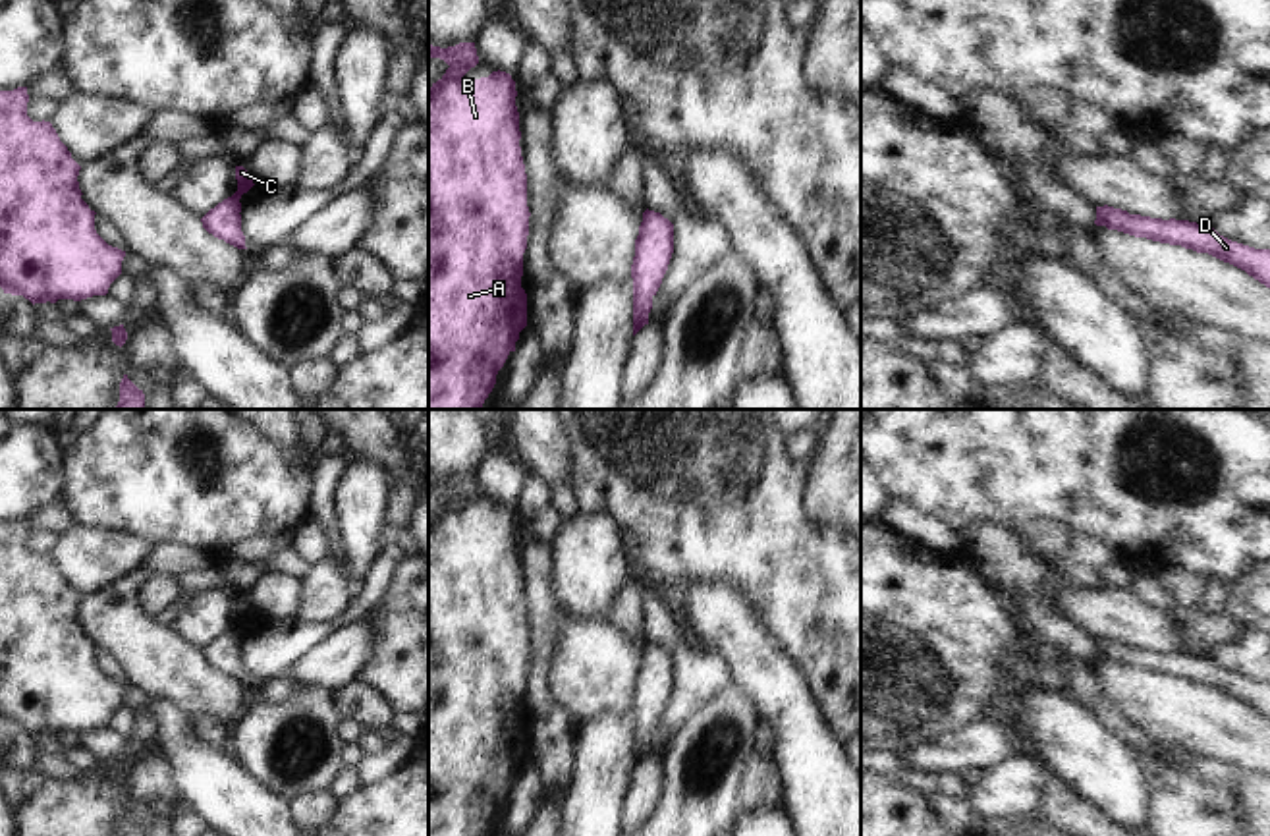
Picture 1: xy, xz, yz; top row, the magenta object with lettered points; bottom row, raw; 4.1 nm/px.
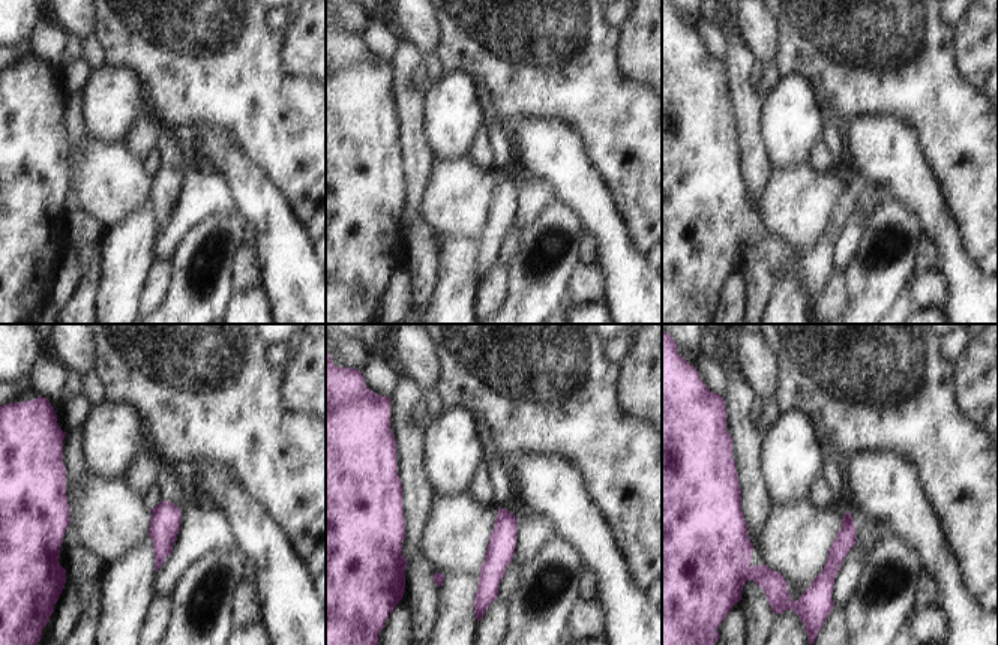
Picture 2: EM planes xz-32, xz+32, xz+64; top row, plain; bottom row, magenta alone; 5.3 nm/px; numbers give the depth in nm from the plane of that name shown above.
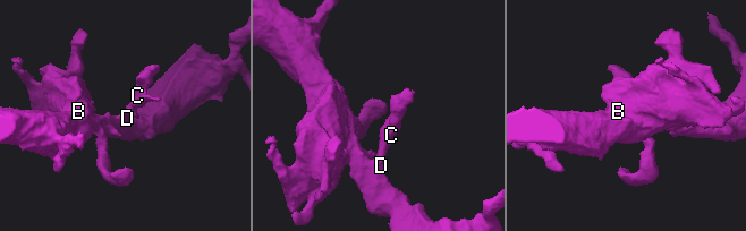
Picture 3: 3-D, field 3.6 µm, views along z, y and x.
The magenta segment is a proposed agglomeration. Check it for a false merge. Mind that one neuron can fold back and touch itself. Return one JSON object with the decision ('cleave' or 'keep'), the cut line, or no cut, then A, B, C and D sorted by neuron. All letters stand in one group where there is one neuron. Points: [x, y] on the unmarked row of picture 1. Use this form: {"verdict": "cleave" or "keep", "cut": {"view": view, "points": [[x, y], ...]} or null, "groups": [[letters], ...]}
{"verdict": "keep", "cut": null, "groups": [["A", "B", "C", "D"]]}

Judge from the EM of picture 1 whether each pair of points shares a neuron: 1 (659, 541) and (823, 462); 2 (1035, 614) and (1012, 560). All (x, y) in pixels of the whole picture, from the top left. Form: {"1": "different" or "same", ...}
{"1": "different", "2": "same"}

